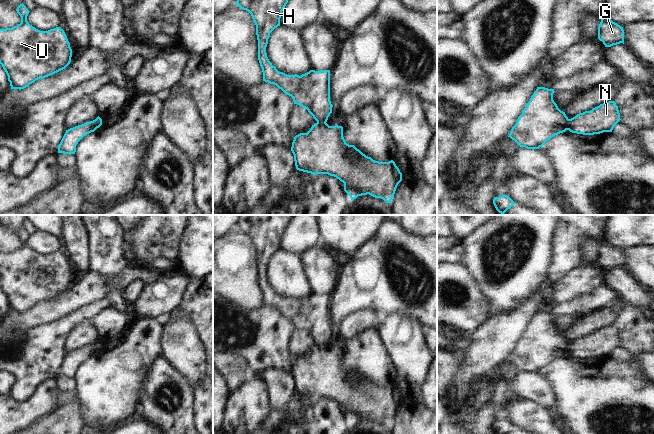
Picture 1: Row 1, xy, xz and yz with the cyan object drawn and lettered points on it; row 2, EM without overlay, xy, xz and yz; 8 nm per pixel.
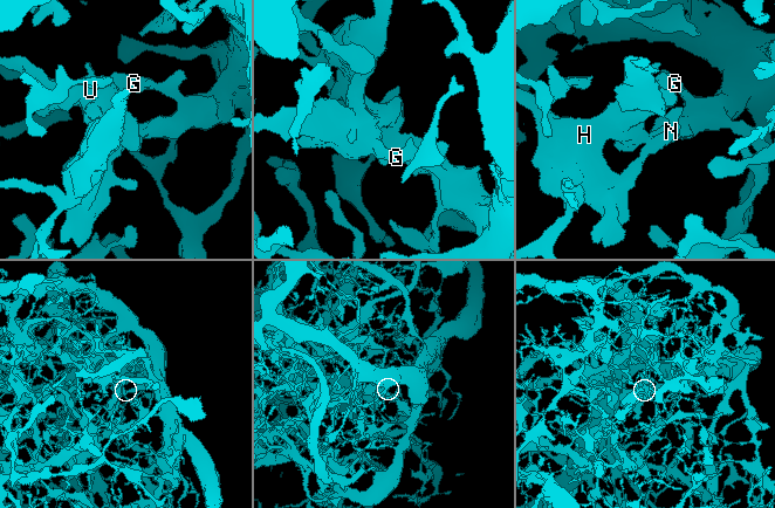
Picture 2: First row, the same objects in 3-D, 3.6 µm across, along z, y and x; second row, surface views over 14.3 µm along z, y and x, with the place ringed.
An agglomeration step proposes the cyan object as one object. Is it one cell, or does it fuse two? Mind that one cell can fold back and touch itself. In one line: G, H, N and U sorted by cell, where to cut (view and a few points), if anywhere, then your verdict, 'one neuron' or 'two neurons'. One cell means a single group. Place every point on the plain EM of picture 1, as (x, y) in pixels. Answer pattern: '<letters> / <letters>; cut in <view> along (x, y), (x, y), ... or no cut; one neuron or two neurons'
G N / H U; cut in yz along (567, 343), (568, 353); two neurons

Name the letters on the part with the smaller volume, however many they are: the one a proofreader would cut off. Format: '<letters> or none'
H, U

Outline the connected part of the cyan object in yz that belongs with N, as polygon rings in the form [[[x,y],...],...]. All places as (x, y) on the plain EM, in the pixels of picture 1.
[[[609,325],[568,343],[568,354],[583,359],[612,356],[619,345],[618,330],[614,325]]]

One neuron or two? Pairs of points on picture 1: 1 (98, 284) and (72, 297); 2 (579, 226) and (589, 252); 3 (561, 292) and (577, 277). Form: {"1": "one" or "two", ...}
{"1": "one", "2": "two", "3": "one"}

